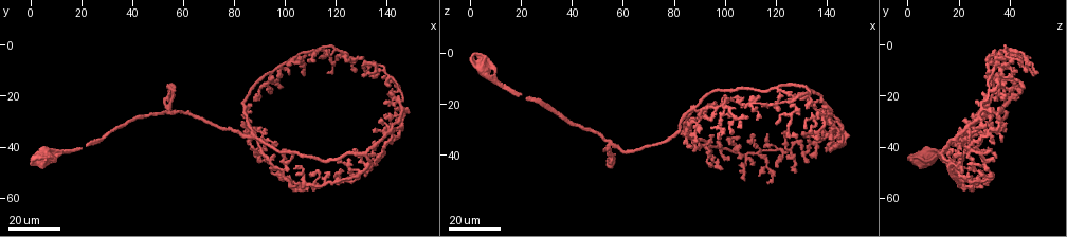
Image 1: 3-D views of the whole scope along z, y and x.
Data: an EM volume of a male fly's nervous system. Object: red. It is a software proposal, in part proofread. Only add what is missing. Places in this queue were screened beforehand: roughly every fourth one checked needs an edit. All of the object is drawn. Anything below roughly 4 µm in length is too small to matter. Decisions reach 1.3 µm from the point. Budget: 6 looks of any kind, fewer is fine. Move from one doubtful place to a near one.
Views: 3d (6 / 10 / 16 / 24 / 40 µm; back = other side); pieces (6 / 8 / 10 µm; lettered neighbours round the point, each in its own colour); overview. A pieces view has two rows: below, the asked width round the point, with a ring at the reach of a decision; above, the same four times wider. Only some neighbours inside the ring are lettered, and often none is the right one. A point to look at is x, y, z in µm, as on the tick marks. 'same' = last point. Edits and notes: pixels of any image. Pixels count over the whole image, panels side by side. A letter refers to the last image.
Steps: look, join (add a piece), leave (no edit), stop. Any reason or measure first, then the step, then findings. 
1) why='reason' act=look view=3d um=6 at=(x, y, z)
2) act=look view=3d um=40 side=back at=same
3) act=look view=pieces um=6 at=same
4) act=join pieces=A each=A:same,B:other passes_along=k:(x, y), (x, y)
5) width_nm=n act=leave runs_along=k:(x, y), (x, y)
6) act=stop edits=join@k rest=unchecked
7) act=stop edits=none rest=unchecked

why='branch stops here' act=look view=3d um=16 at=(114, 5, 48)

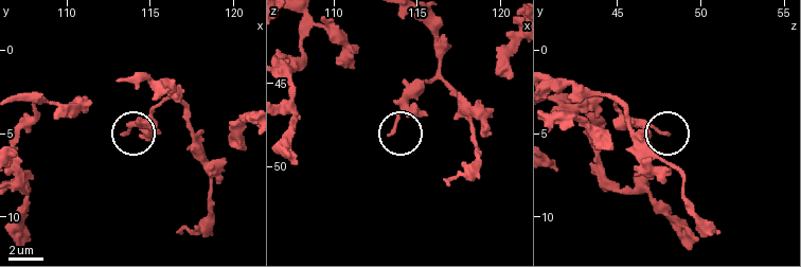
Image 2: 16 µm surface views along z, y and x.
act=look view=pieces um=10 at=(113.3, 5.1, 47.9)

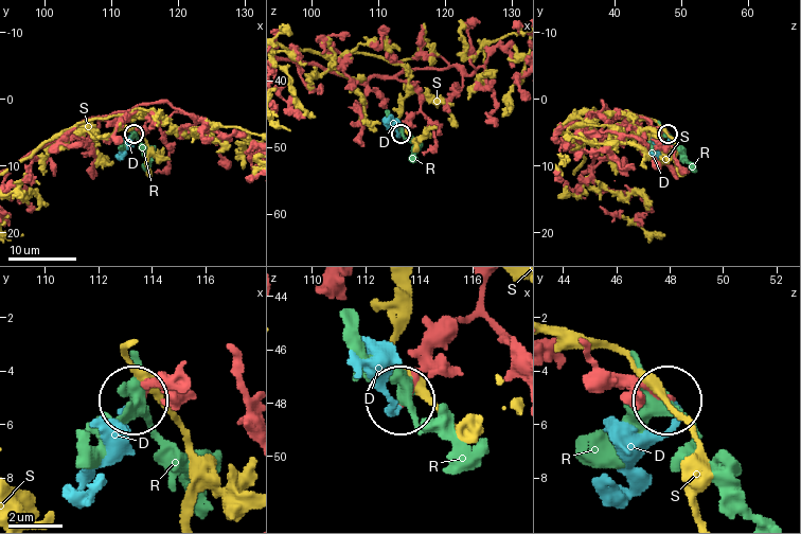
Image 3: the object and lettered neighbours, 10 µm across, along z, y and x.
act=join pieces=D each=D:same,R:other,S:other found='the neuron continues'

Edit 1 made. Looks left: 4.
why='branch stops here' act=look view=3d um=24 at=(94, 50, 30)

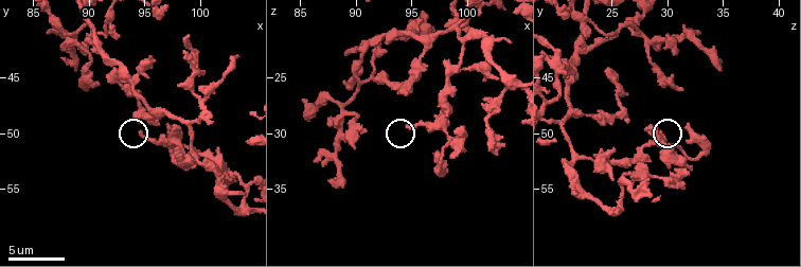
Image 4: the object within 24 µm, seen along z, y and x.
act=look view=pieces um=10 at=(94.6, 50.2, 29.4)

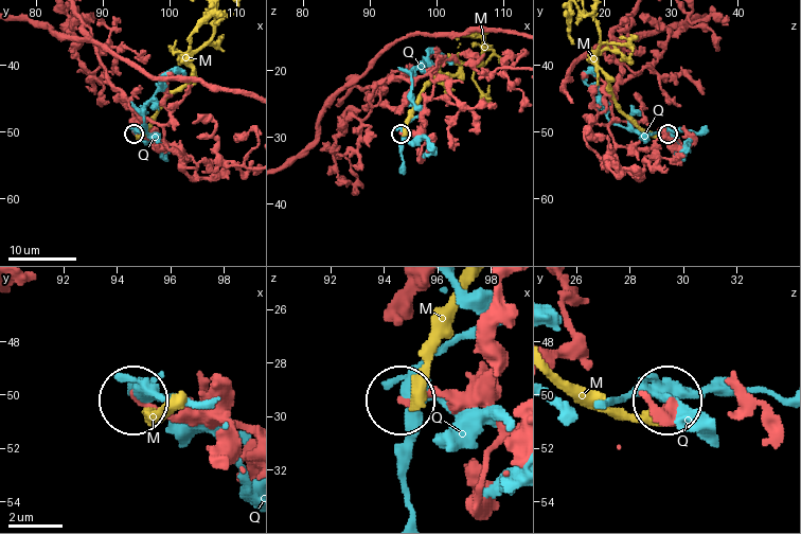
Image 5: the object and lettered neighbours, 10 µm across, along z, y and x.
width_nm=220 act=leave each=M:other,Q:other found='no lettered piece goes on from it'

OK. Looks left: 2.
why='branch stops here' act=look view=3d um=24 at=(116, 3, 32)

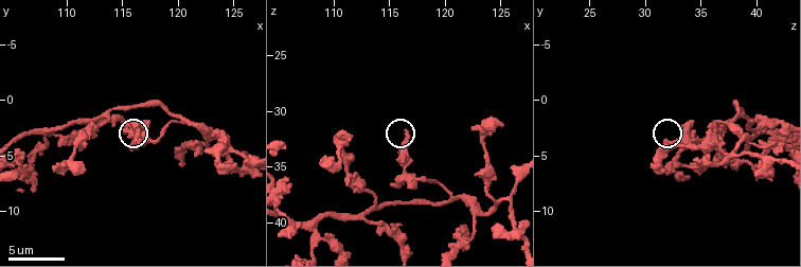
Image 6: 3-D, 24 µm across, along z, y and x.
act=look view=pieces um=8 at=(116.6, 3.8, 32.0)

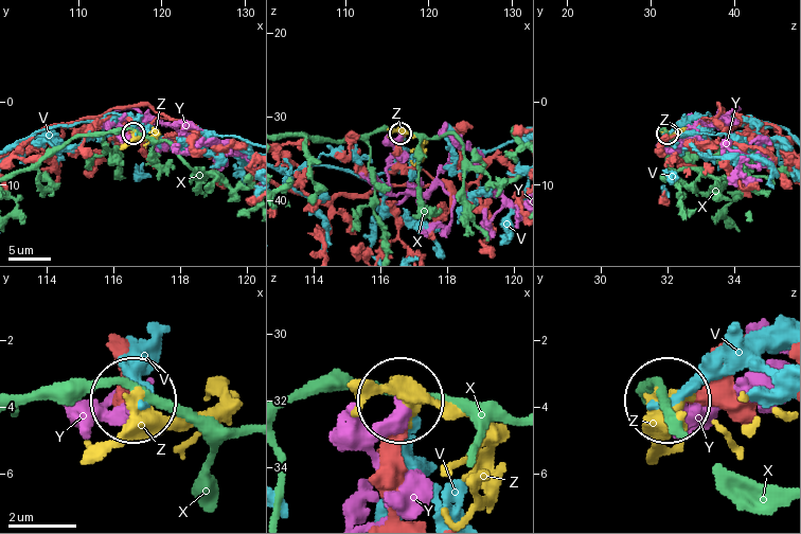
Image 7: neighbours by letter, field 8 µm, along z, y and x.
width_nm=250 act=leave each=V:other,X:other,Y:other,Z:other found='none of them fits'

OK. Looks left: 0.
act=stop edits=join@3 rest=unchecked

